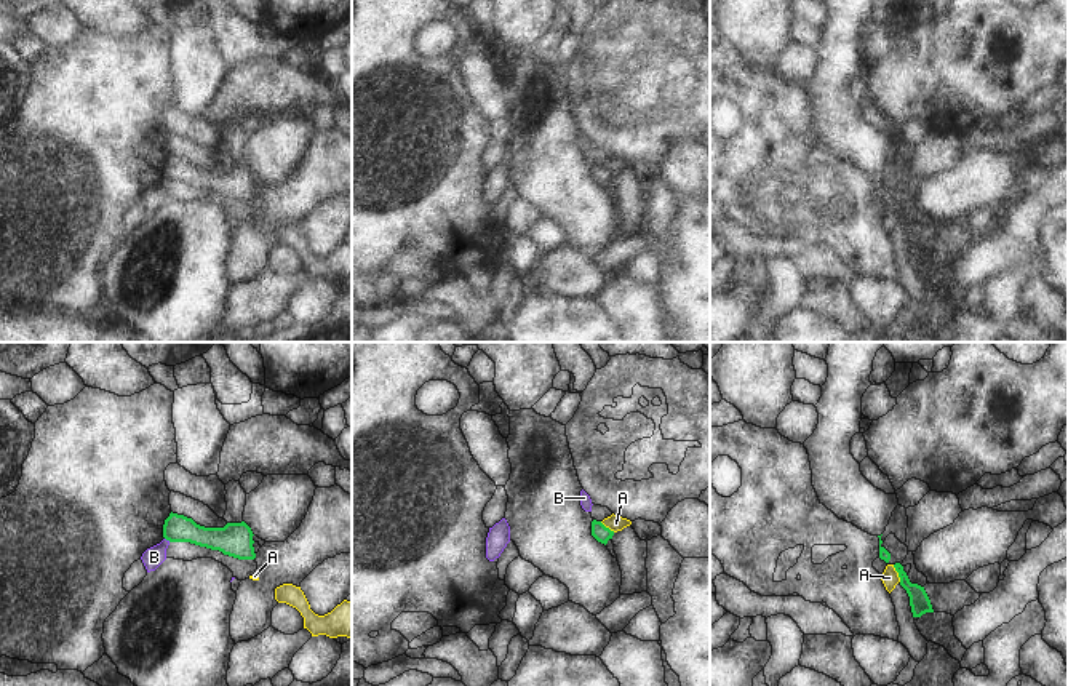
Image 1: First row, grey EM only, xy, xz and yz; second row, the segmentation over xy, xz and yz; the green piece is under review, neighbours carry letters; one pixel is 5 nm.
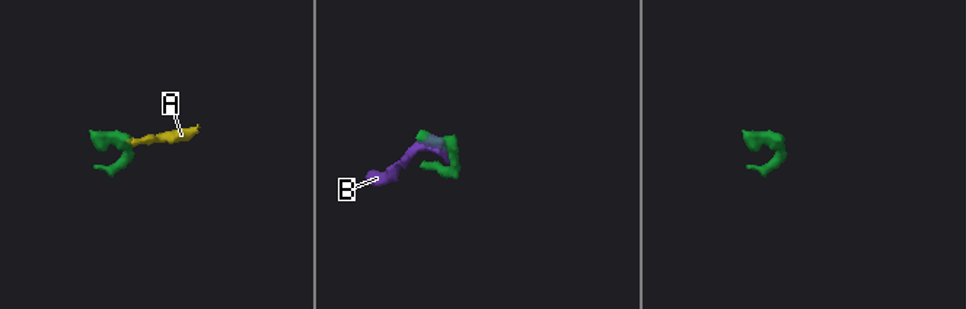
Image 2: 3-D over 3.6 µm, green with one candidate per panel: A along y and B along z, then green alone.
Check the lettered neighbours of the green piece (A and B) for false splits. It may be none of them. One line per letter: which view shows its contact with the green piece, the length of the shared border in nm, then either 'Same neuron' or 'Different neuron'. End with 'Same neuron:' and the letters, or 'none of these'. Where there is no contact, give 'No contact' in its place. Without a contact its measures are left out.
A: Touches green in yz. Shared border 100 nm. Different neuron
B: Touches green in xy. Shared border 40 nm. Different neuron
Same neuron: none of these.

